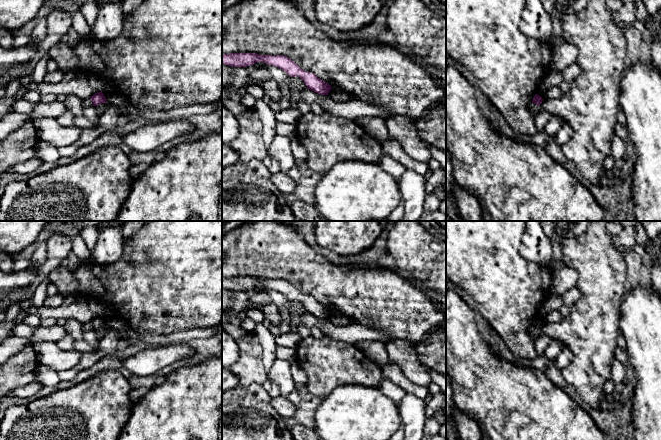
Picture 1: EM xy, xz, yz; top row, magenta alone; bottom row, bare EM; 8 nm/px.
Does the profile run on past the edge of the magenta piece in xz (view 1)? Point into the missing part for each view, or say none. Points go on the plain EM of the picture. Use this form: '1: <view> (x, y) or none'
1: none

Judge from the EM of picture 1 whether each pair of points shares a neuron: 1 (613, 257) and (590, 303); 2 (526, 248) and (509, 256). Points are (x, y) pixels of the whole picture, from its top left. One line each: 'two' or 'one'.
1: one
2: two

